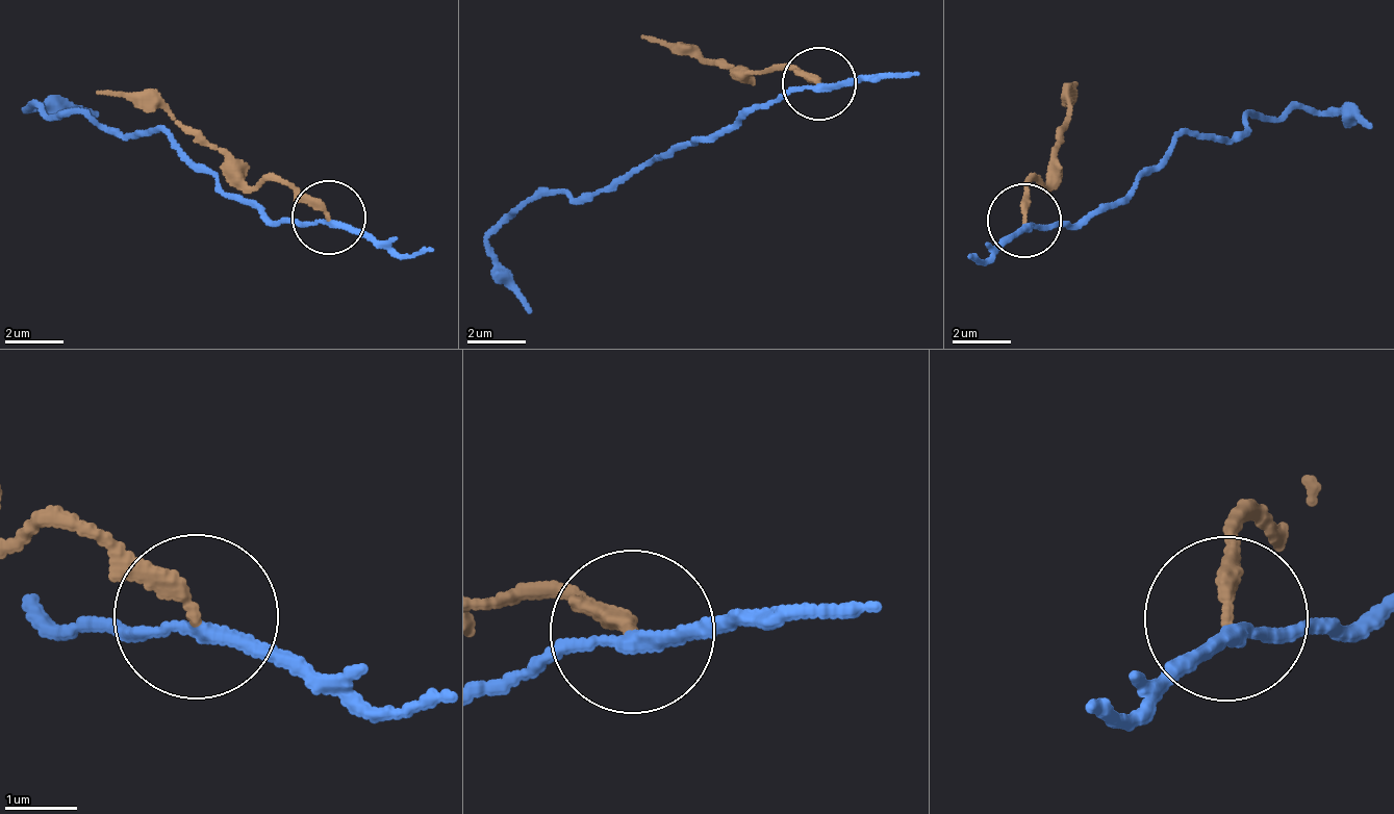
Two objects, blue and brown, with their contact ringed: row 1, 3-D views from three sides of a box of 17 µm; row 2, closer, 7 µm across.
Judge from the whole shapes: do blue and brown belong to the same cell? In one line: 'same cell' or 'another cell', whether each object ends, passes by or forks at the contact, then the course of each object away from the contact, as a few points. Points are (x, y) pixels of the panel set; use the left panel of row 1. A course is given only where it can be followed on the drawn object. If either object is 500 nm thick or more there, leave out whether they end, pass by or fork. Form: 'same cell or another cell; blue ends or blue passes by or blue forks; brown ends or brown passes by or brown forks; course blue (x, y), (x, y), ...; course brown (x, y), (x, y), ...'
another cell; blue passes by; brown ends; course blue (331, 219), (262, 223), (227, 197), (162, 134), (30, 109), (99, 113); course brown (331, 219), (284, 182), (252, 187), (167, 112), (97, 91)

